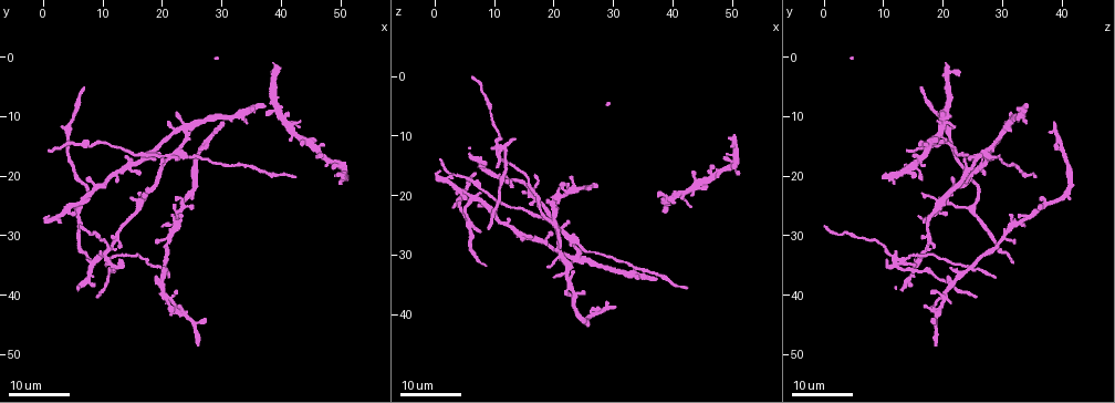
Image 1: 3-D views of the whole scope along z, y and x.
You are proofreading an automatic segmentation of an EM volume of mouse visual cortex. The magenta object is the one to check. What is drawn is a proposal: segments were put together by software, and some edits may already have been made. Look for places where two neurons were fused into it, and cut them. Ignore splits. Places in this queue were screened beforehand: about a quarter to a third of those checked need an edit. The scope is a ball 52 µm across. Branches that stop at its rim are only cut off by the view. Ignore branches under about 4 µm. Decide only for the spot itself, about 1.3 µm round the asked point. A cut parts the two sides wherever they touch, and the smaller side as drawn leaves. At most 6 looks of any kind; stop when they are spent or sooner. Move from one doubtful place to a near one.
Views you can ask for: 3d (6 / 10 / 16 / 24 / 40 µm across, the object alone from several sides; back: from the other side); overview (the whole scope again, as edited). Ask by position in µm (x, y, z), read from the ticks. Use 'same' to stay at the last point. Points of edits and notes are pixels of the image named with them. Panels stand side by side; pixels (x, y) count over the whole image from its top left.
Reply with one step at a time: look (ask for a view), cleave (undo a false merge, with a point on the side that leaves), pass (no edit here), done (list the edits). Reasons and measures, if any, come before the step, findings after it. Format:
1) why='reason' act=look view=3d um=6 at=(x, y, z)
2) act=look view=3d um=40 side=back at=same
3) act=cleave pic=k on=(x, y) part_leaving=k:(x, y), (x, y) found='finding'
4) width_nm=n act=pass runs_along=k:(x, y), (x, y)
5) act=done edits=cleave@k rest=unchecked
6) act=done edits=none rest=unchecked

why='four-way junction' act=look view=3d um=16 at=(20.0, 35.0, 24.5)

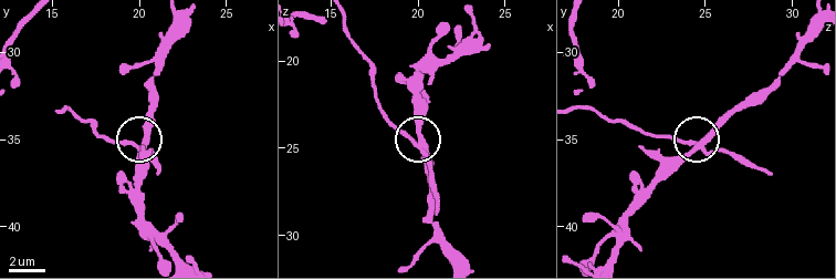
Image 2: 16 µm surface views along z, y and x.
act=look view=3d um=6 at=(20.2, 35.5, 24.6)

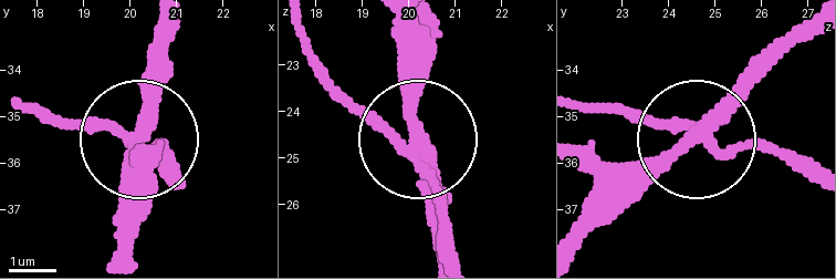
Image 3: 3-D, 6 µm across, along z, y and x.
act=look view=3d um=6 side=back at=(20.15, 35.50, 24.60)

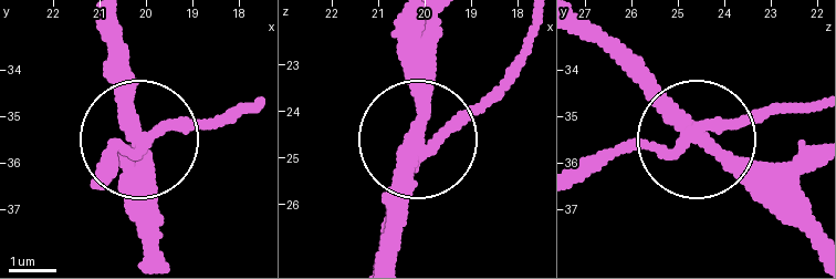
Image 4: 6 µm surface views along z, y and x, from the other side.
arms=4 act=pass runs_along=4:(816, 103), (725, 120), (706, 135), (789, 223) found='one neuron here'

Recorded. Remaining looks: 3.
why='small branch off a trunk' act=look view=3d um=24 at=(21.0, 16.5, 25.5)

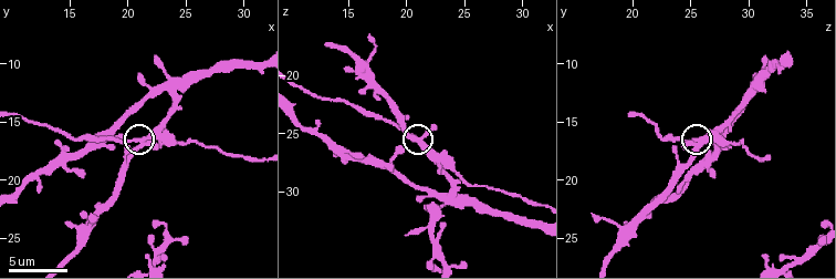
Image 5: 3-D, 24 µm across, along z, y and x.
act=look view=3d um=10 at=(21.0, 16.6, 25.6)

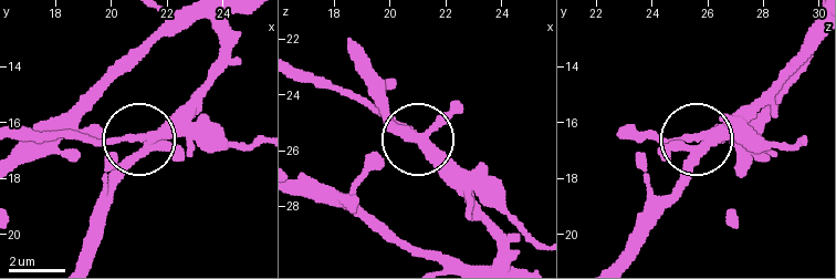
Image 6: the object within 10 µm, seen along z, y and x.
arms=4 act=pass runs_along=6:(618, 255), (668, 197), (693, 147), (691, 141), (648, 141) found='one neuron here'

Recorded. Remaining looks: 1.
act=done edits=none rest=unchecked

